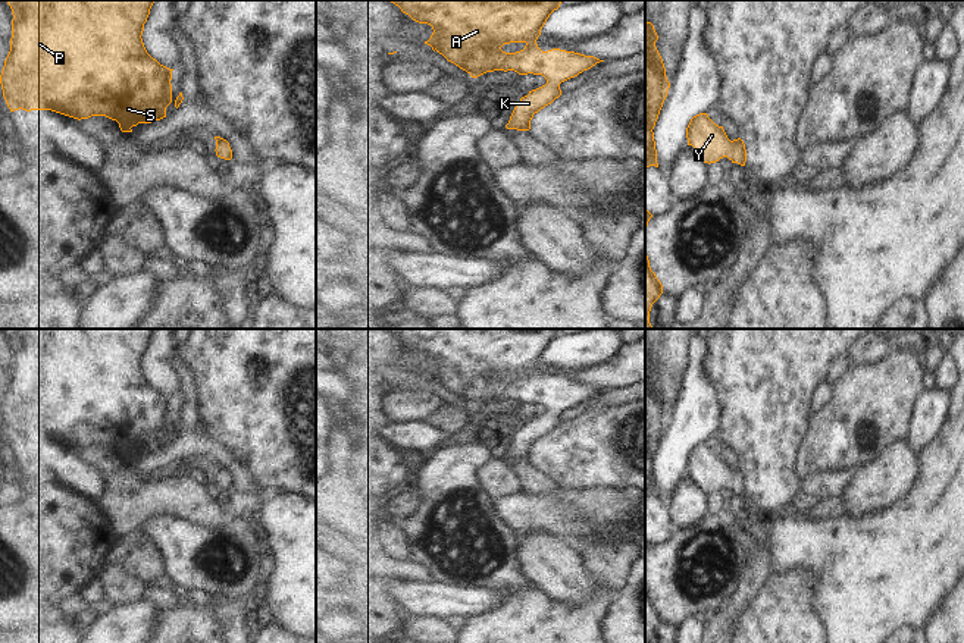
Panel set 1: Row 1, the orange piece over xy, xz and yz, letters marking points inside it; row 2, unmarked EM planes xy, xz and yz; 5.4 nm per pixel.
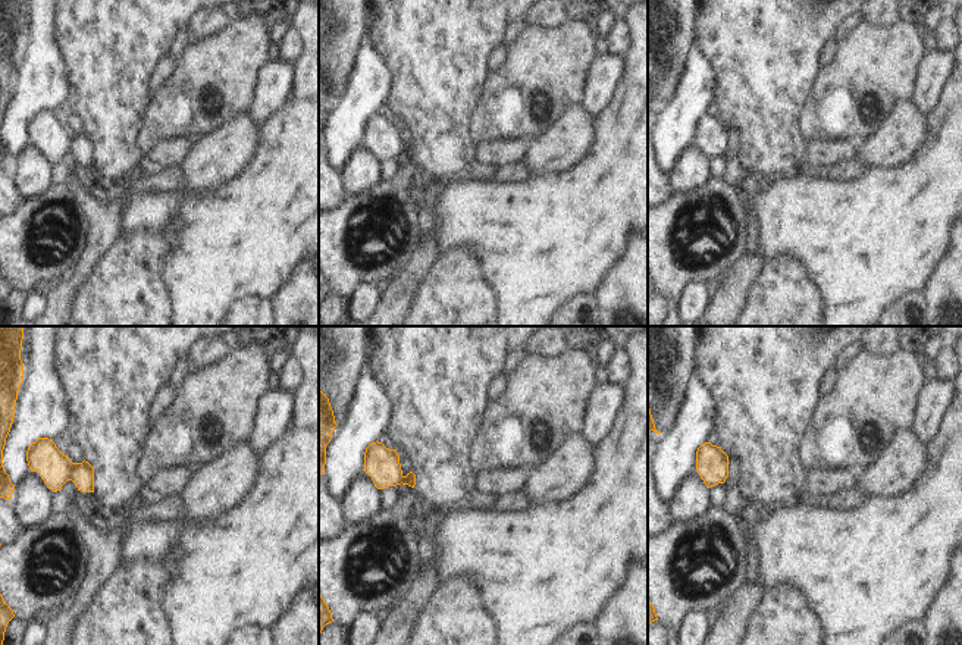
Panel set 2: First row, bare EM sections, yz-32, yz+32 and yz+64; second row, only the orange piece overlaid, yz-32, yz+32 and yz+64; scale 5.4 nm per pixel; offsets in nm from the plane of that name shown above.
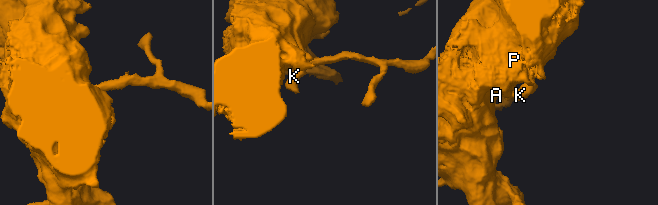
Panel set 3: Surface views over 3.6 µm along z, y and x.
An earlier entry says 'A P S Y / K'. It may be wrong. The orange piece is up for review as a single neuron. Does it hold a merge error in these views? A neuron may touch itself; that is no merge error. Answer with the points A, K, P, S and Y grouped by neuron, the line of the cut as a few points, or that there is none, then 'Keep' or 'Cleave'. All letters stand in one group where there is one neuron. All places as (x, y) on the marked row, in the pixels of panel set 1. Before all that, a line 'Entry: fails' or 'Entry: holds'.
Entry: fails
Groups: A K P S Y. No split. Keep.

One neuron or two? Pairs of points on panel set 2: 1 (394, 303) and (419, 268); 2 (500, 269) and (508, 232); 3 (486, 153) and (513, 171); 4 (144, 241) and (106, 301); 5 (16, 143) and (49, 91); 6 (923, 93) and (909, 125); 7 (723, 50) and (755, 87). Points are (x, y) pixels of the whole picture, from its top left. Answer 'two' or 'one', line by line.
1: one
2: one
3: two
4: one
5: one
6: two
7: one

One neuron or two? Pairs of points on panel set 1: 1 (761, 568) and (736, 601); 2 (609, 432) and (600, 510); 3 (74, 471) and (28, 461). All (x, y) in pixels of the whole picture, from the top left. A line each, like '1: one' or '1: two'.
1: one
2: two
3: one

